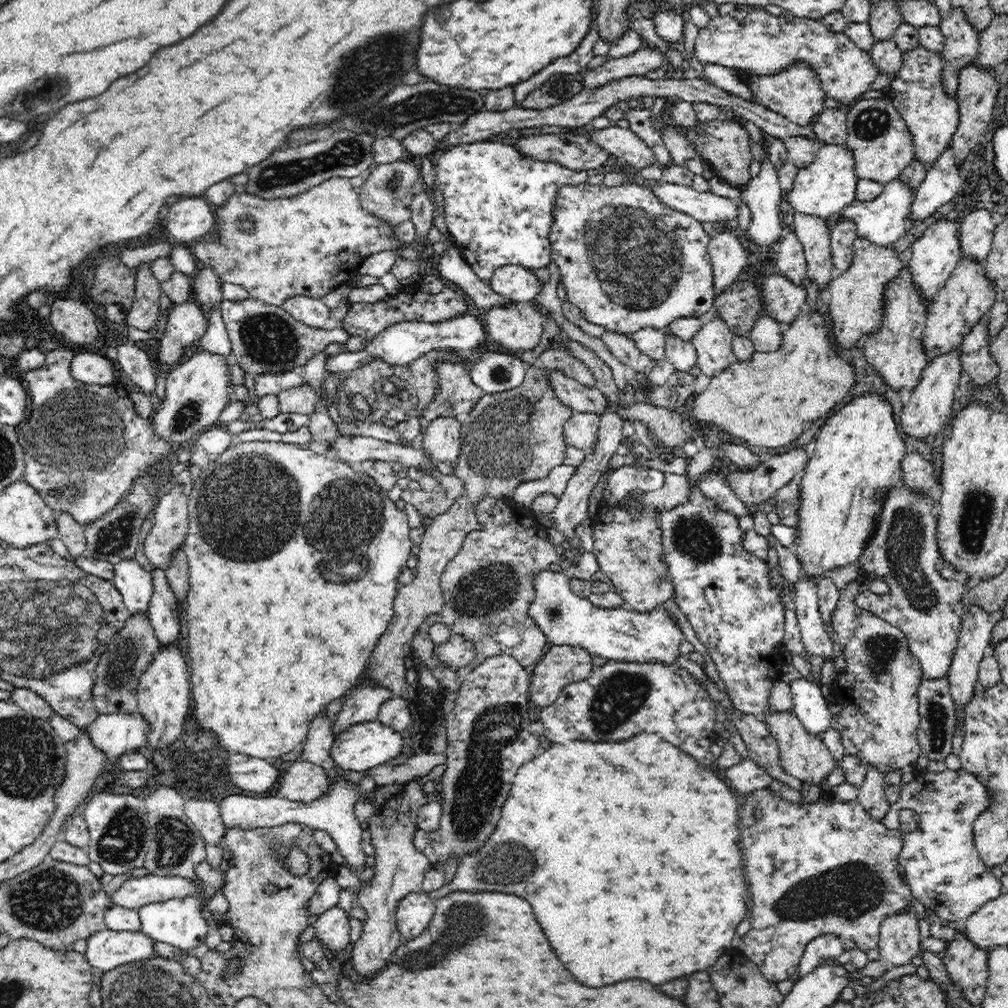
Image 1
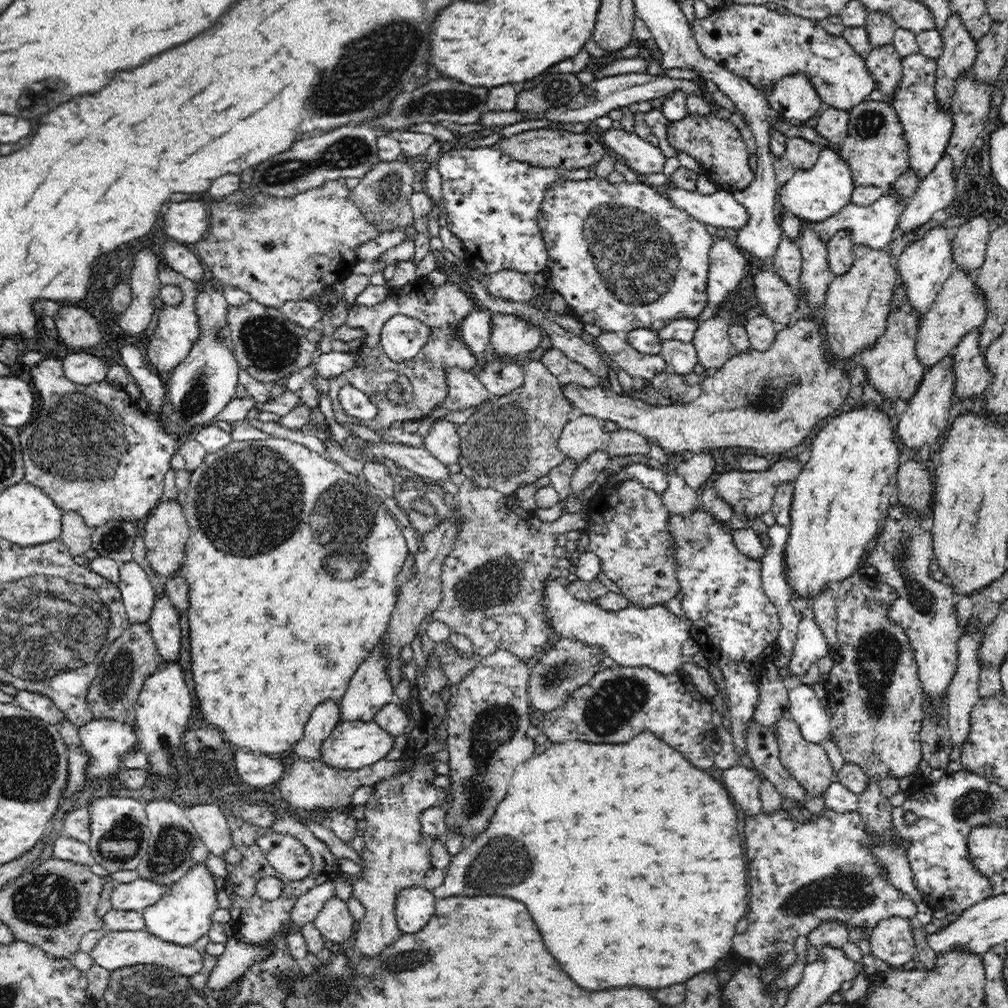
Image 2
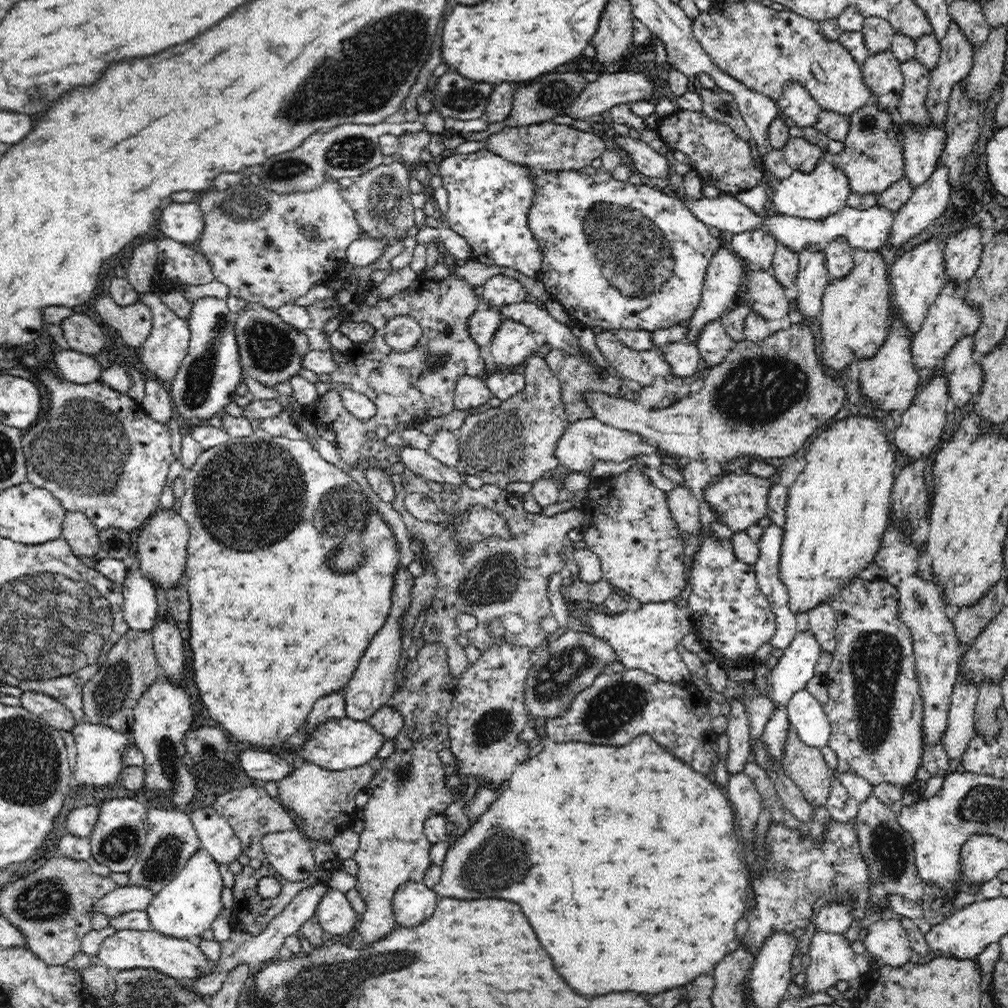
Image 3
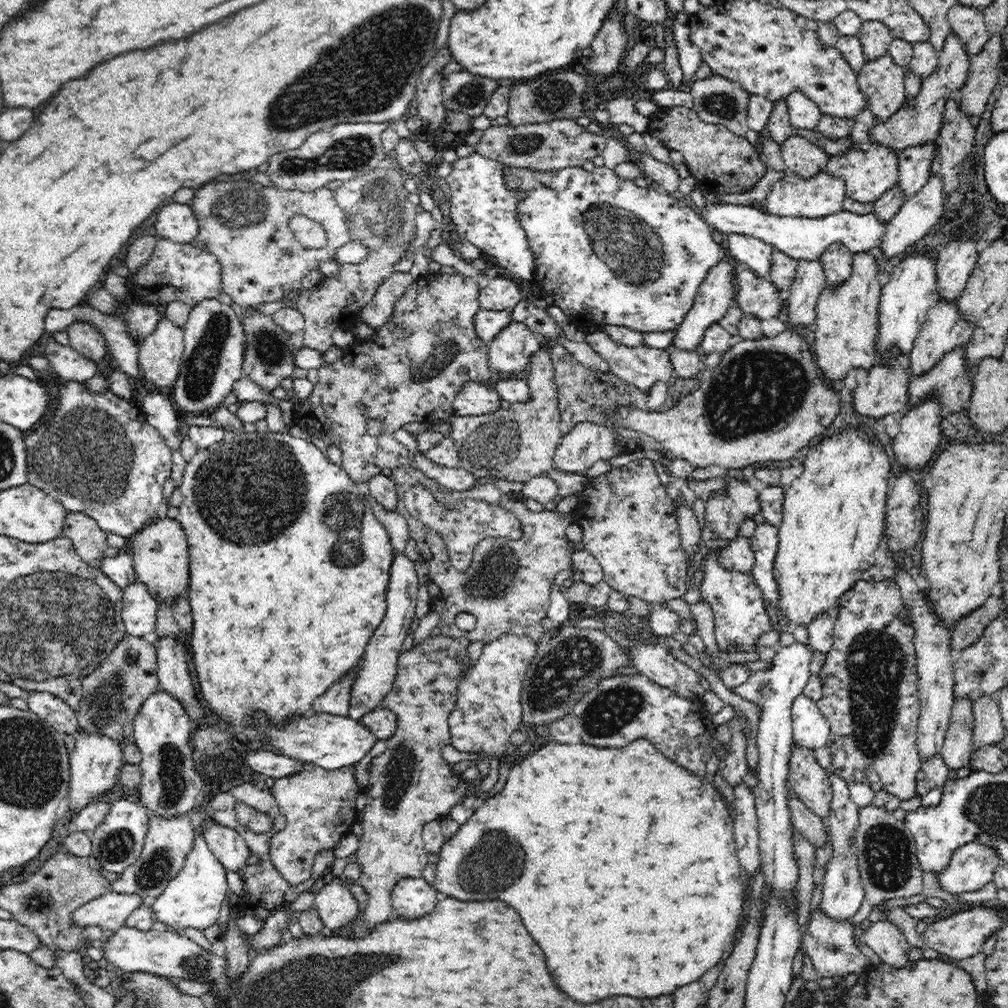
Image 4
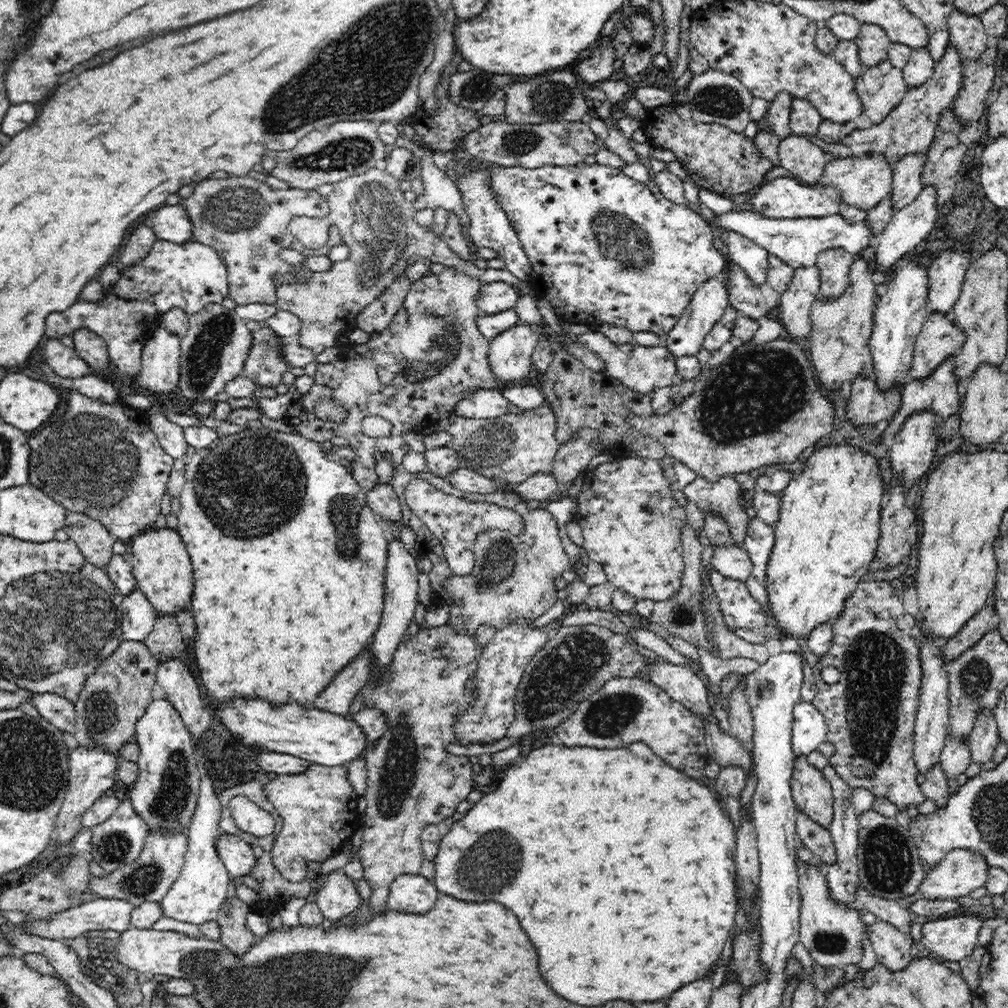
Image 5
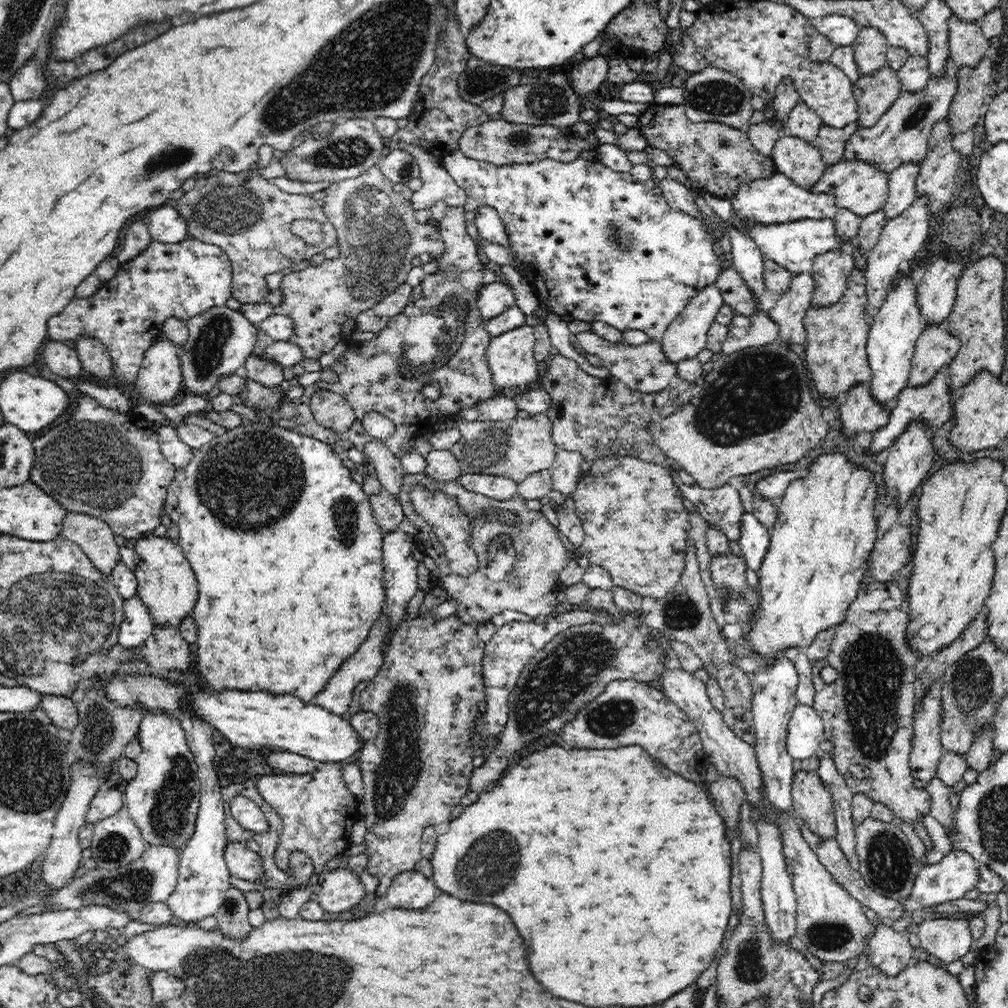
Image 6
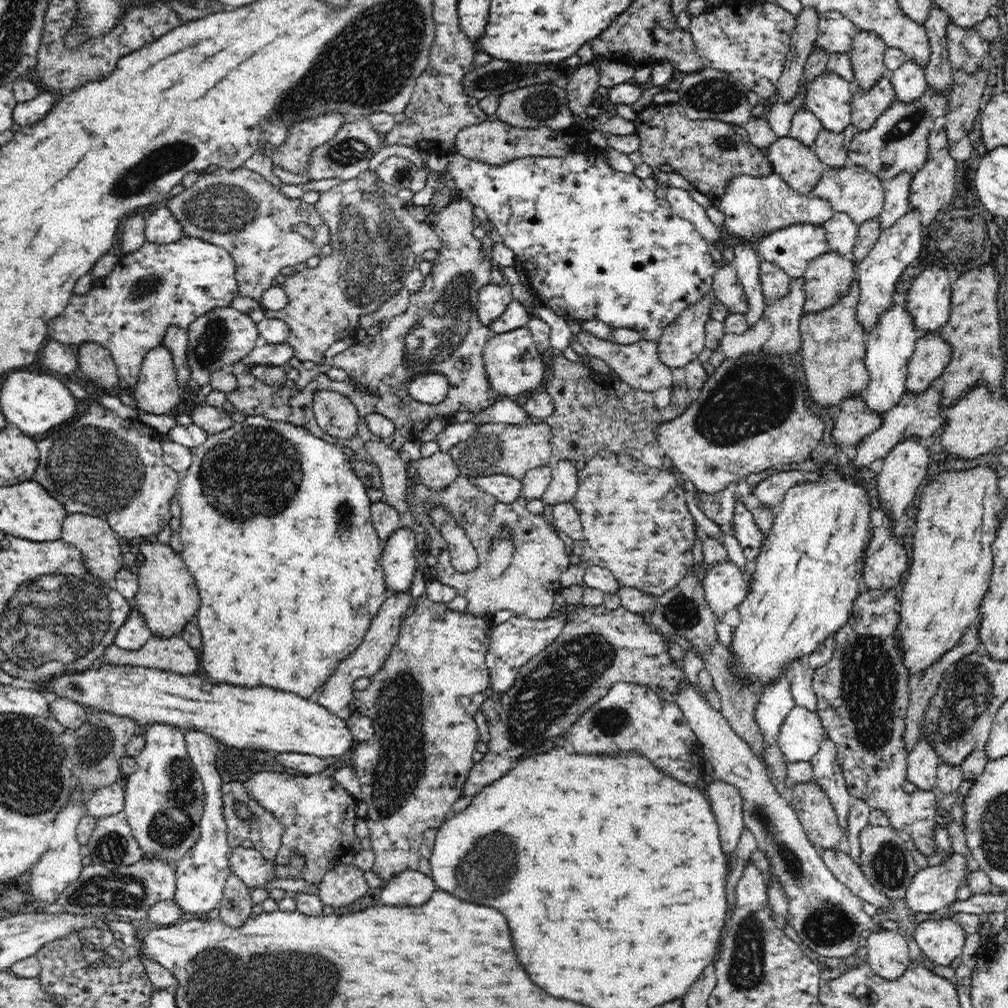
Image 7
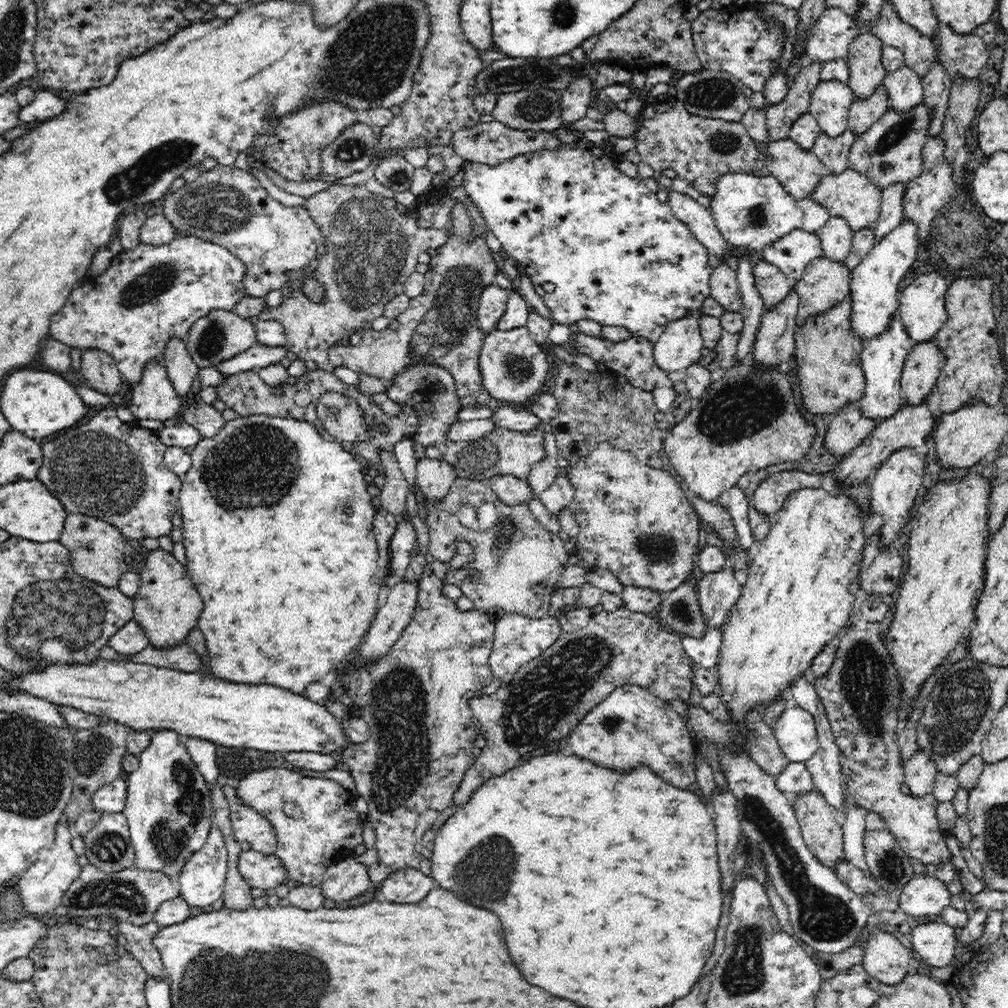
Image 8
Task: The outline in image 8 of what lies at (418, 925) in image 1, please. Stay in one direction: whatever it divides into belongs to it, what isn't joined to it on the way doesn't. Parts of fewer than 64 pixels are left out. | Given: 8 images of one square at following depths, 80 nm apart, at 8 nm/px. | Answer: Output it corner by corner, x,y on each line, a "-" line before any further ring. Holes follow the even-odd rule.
419,869
396,870
396,872
392,872
388,878
385,878
380,883
384,900
396,903
420,902
428,894
429,890
432,890
436,886
436,882
431,875
423,874

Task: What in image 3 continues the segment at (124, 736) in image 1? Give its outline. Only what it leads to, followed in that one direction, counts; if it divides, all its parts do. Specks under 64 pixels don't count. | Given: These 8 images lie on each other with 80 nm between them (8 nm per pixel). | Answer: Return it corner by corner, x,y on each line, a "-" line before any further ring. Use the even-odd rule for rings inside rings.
78,722
73,729
77,748
74,772
72,772
73,784
79,786
90,784
90,786
99,787
116,783
125,766
123,762
124,753
130,745
127,734
111,730
108,725
93,725
88,722

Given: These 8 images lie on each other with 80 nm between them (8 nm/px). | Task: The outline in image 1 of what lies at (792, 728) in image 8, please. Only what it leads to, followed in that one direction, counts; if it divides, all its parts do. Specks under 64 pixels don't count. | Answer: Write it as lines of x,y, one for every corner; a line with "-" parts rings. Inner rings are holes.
797,678
789,683
789,688
792,695
790,712
800,719
804,730
813,734
813,737
820,737
832,727
833,711
828,706
822,686
804,678

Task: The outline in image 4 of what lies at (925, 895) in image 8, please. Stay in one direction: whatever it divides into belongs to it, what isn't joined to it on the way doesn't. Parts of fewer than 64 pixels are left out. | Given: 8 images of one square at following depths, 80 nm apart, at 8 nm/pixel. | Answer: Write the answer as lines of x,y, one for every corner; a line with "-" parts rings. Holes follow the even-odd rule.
968,843
957,848
950,858
950,864
946,870
938,871
936,877
939,880
941,888
950,892
950,894
962,894
962,892
974,892
994,880
994,872
1000,866
1000,860
996,852
988,845

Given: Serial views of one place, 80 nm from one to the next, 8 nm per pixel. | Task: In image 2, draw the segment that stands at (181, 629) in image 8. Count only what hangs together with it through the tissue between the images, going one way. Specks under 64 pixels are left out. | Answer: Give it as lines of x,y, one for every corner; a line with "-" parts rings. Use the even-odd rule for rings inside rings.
160,500
150,512
144,530
146,531
144,535
146,557
152,570
164,580
174,577
183,566
184,549
190,536
182,505
177,500

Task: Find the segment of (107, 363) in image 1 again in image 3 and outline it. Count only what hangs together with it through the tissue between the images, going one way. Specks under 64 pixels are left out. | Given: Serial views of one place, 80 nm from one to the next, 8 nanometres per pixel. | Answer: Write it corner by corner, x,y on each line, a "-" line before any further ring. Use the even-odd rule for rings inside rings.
71,348
56,351
51,364
64,380
80,385
98,381
103,371
95,357

